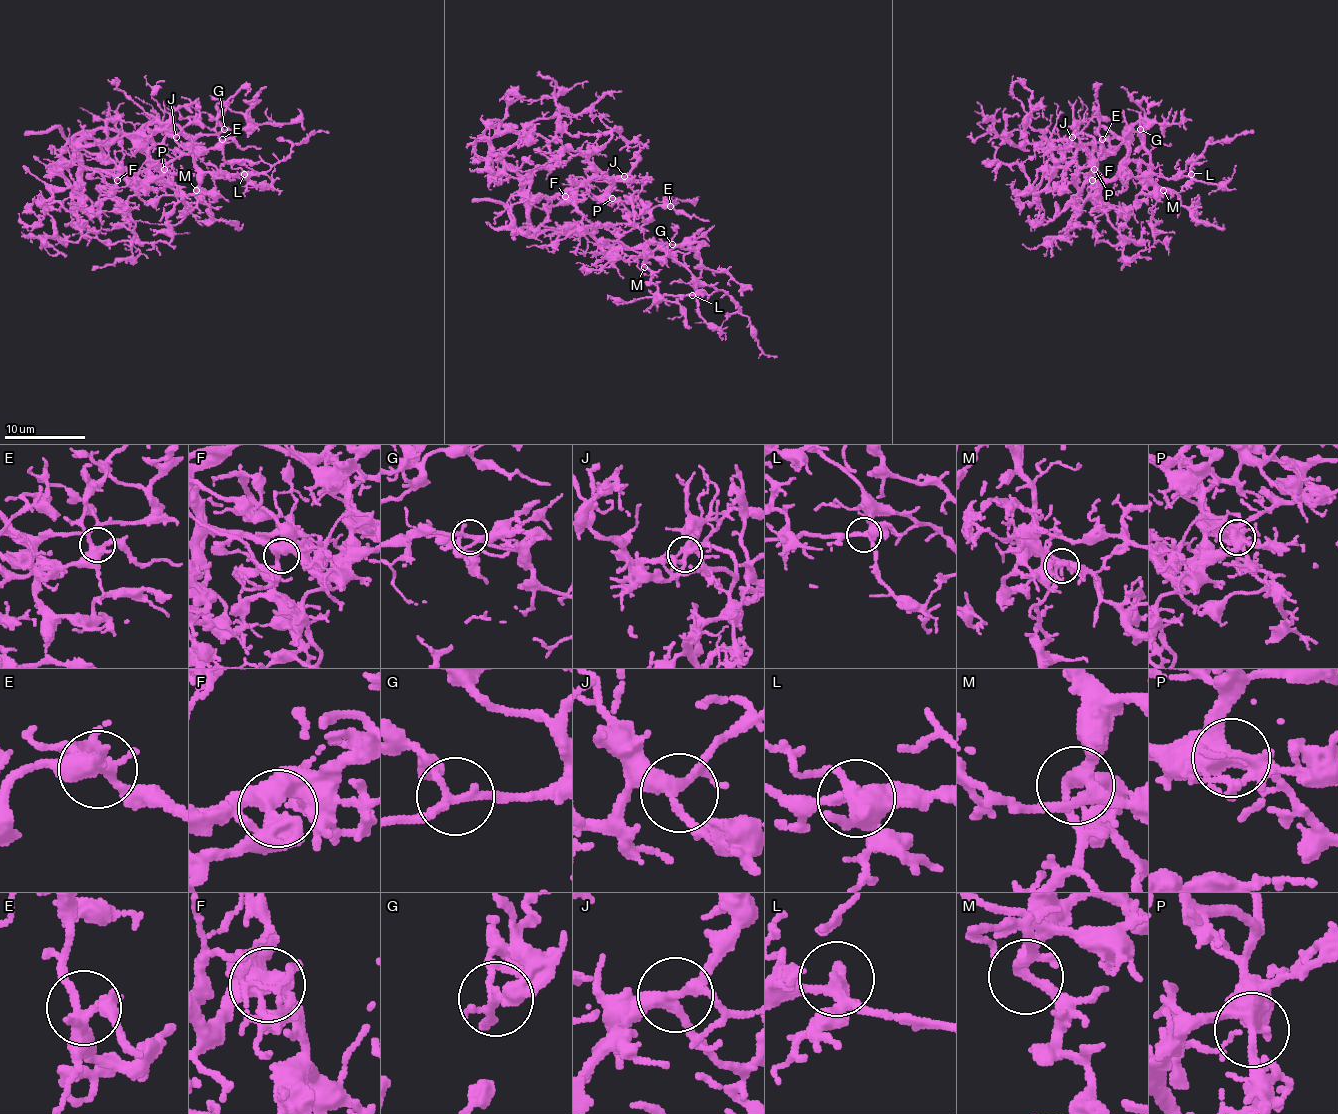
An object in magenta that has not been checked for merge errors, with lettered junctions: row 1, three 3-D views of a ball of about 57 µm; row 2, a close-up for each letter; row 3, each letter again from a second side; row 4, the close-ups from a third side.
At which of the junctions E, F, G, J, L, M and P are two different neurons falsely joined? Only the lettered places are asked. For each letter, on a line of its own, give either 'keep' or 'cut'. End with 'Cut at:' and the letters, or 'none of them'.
E: keep
F: keep
G: keep
J: keep
L: keep
M: keep
P: keep
Cut at: none of them

